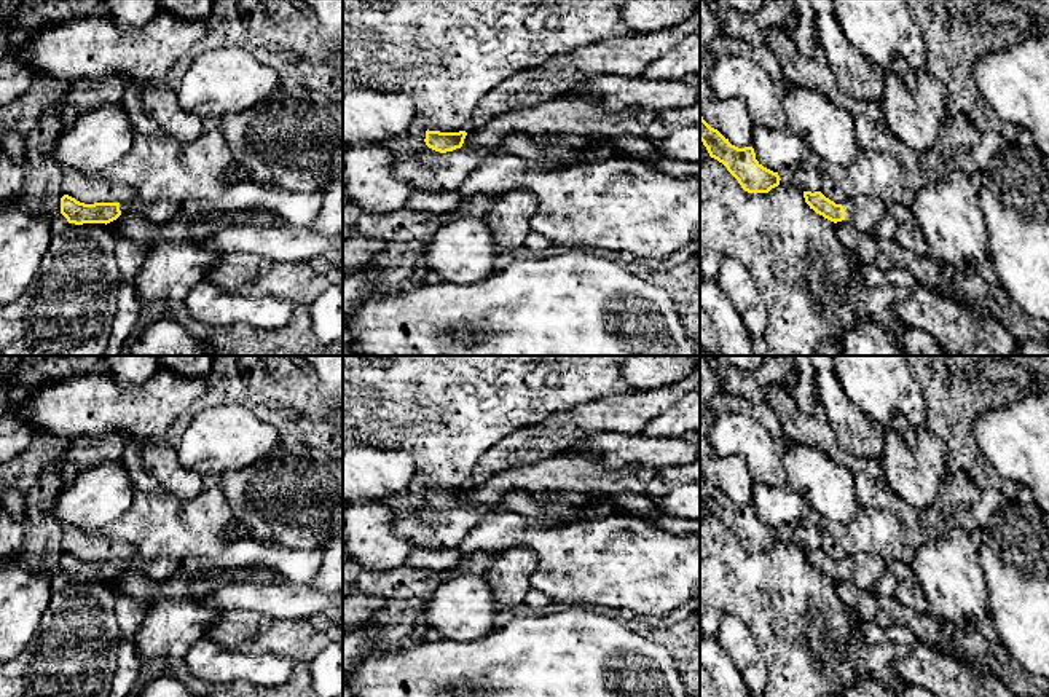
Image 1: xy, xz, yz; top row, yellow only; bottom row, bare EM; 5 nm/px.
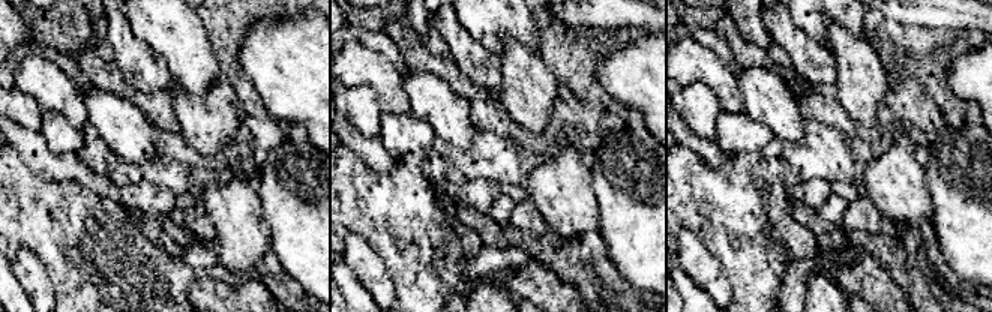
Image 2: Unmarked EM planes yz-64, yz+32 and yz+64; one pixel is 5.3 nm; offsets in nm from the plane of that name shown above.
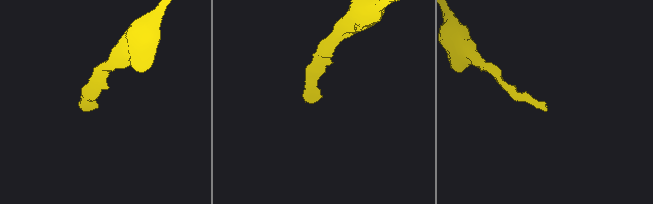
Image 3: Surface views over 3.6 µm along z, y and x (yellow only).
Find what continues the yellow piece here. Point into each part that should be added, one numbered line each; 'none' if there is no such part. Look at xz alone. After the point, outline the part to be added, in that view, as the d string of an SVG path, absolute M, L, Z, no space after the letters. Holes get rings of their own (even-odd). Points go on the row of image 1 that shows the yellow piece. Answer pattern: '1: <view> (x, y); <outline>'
none

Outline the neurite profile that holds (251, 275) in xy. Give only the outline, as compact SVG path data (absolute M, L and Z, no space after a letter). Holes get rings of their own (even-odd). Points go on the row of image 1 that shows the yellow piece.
M222 254L209 268L206 281L242 297L279 297L309 306L327 287L343 290L343 271L319 274L311 262L277 262L260 254Z

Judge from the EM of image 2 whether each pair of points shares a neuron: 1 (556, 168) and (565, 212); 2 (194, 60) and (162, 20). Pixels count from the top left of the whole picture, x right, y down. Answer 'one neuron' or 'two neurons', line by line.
1: one neuron
2: one neuron

